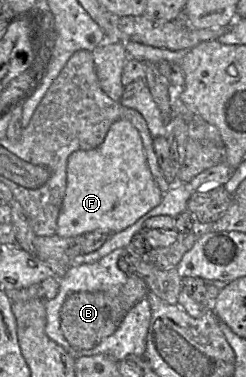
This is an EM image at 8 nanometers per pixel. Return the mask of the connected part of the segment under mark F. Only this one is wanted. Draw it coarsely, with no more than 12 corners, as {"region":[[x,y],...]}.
{"region":[[138,130],[69,156],[55,235],[118,233],[163,194]]}

